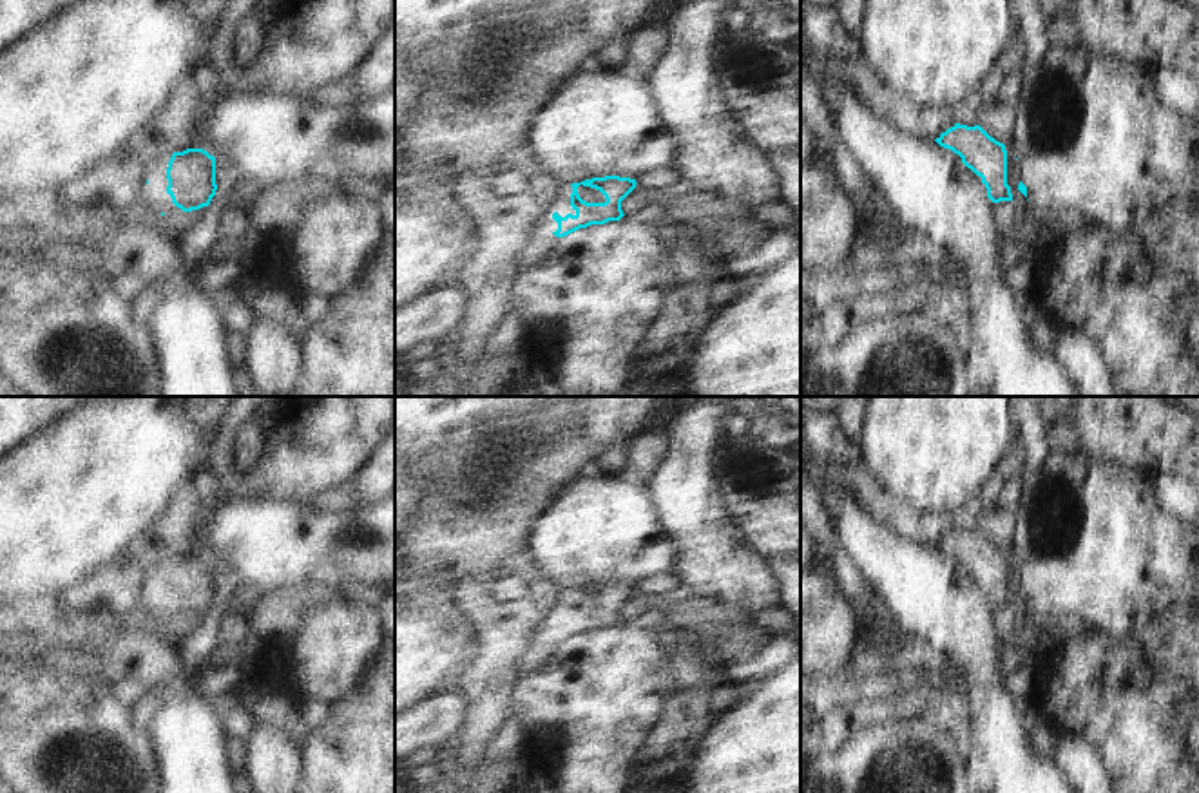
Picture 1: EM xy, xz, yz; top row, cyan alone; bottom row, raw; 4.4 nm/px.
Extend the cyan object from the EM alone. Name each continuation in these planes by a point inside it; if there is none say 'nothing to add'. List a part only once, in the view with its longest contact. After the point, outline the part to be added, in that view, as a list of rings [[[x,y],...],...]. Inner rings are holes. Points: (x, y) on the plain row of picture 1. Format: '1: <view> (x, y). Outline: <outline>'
1: xz (542, 649). Outline: [[[563,590],[554,610],[542,621],[536,632],[531,637],[529,648],[520,659],[520,675],[518,681],[543,670],[552,657],[560,652],[563,643],[556,643],[558,628],[552,625],[552,619],[565,623],[567,619],[576,621],[576,616],[571,612],[572,592]]]

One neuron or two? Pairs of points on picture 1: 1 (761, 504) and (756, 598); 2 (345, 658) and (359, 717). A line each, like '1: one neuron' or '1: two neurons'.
1: two neurons
2: two neurons

